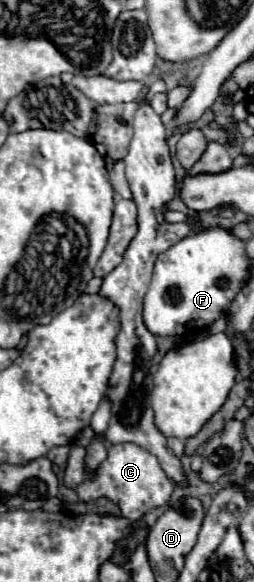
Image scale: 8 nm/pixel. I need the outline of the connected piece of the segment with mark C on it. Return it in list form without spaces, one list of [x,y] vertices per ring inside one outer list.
[[[121,443],[121,445],[113,445],[109,449],[109,455],[97,469],[95,477],[85,479],[77,487],[77,495],[79,495],[79,499],[85,497],[83,501],[95,501],[99,497],[107,497],[121,509],[125,519],[139,521],[151,509],[167,505],[173,489],[175,489],[175,485],[165,475],[159,461],[155,459],[155,455],[151,455],[149,451],[145,451],[143,447],[139,447],[135,443]]]

